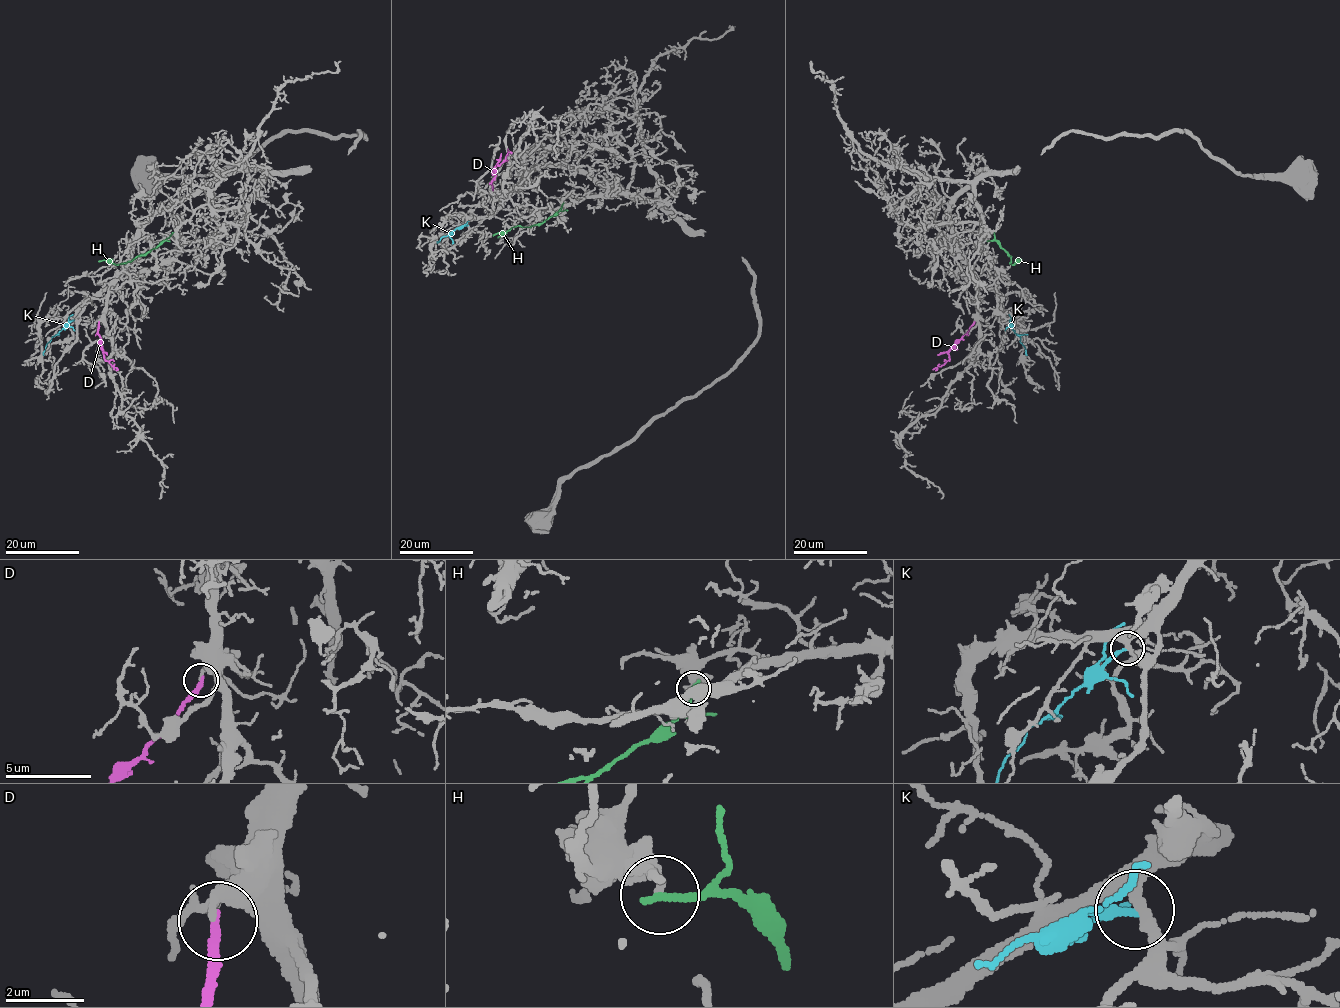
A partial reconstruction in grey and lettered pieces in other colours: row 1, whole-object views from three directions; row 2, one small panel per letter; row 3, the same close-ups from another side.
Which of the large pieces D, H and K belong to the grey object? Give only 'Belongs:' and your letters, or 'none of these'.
Belongs: D

